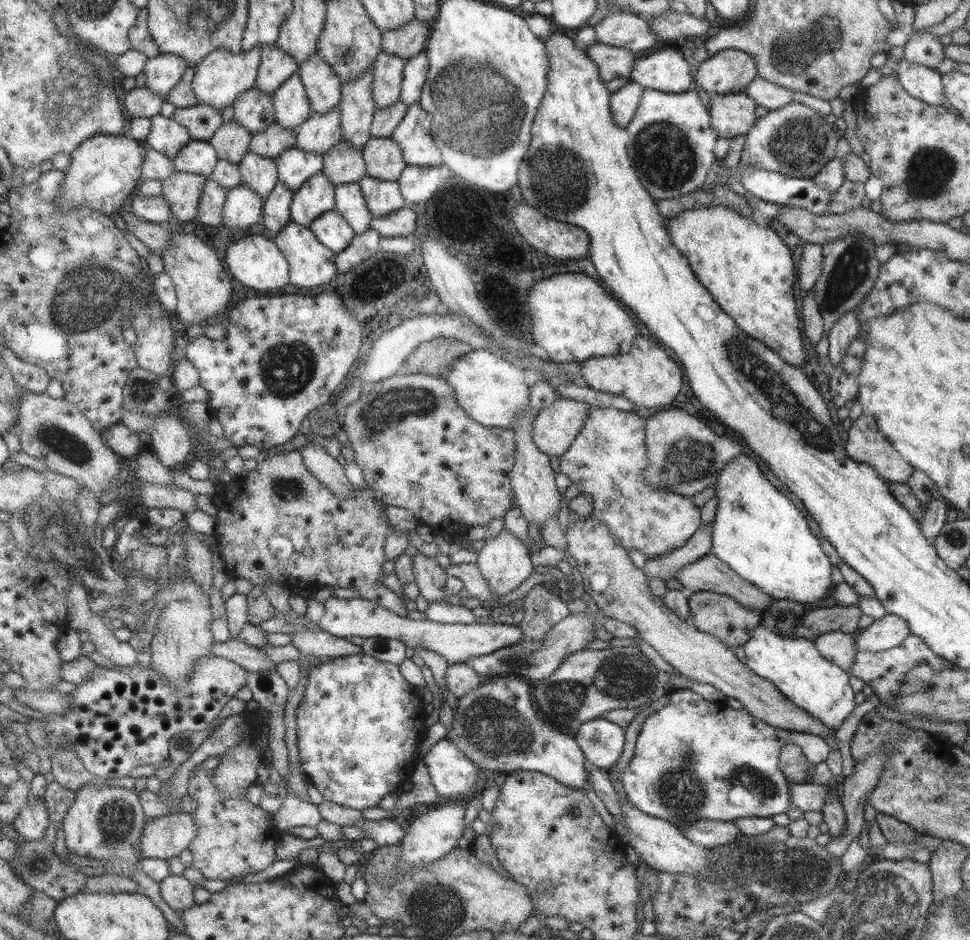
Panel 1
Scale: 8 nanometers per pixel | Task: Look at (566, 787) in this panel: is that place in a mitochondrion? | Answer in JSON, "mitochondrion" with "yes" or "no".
{"mitochondrion":"no"}

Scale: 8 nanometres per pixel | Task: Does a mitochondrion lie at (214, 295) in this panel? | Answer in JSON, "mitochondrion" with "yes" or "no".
{"mitochondrion":"no"}

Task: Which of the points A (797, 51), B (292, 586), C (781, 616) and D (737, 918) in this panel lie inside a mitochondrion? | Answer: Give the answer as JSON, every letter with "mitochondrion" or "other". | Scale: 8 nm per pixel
{"A":"mitochondrion","B":"other","C":"other","D":"other"}

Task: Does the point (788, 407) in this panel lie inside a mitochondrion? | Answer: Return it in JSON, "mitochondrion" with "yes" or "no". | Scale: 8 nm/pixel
{"mitochondrion":"yes"}

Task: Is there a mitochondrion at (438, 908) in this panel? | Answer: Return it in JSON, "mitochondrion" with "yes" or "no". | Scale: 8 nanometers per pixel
{"mitochondrion":"yes"}

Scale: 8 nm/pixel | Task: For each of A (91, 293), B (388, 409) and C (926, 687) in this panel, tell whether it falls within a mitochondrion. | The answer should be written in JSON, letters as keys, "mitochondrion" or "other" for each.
{"A":"mitochondrion","B":"mitochondrion","C":"mitochondrion"}

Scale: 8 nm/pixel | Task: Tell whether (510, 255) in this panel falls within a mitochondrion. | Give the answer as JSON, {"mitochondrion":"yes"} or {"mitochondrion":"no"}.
{"mitochondrion":"no"}

